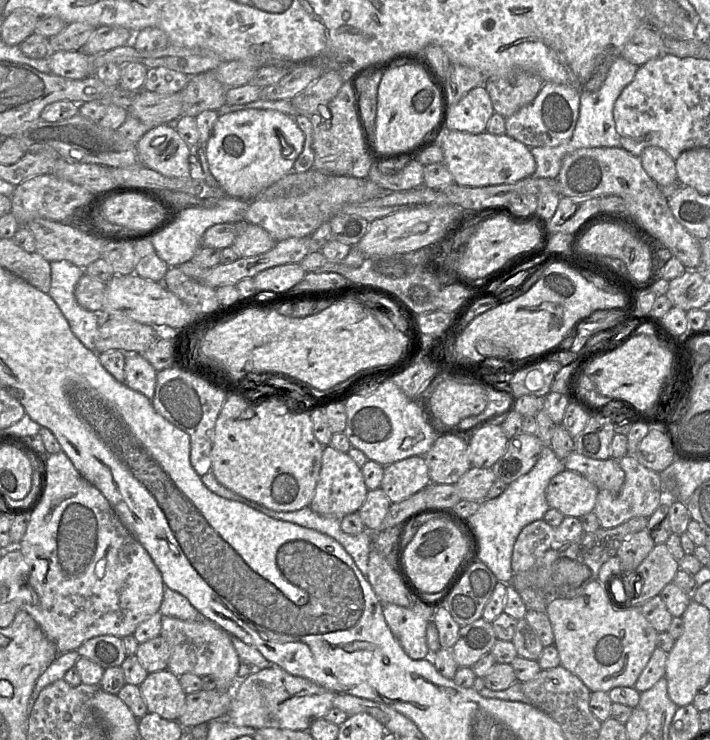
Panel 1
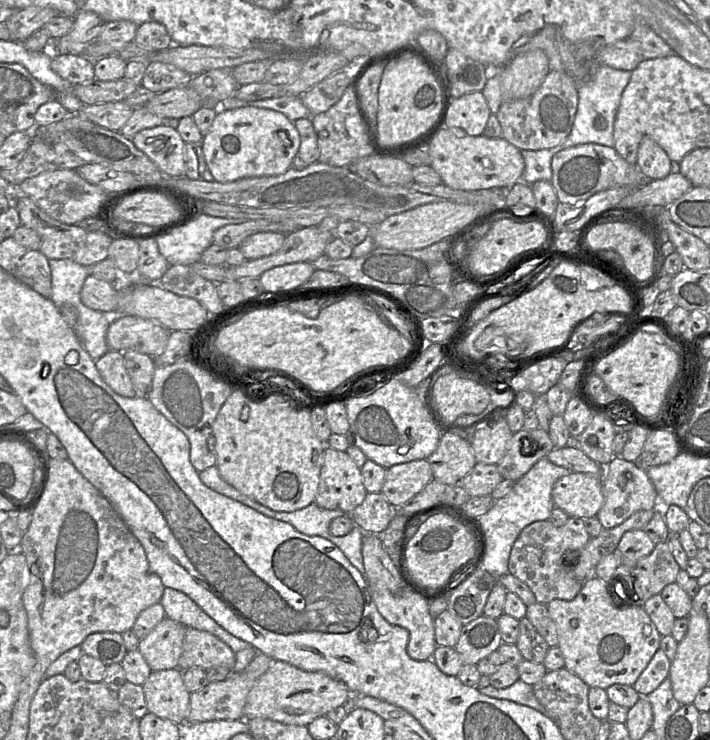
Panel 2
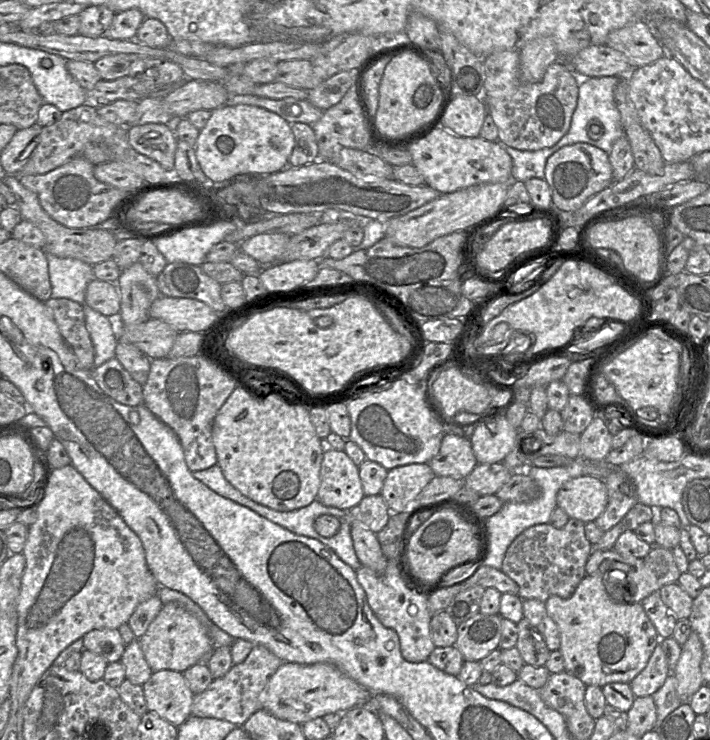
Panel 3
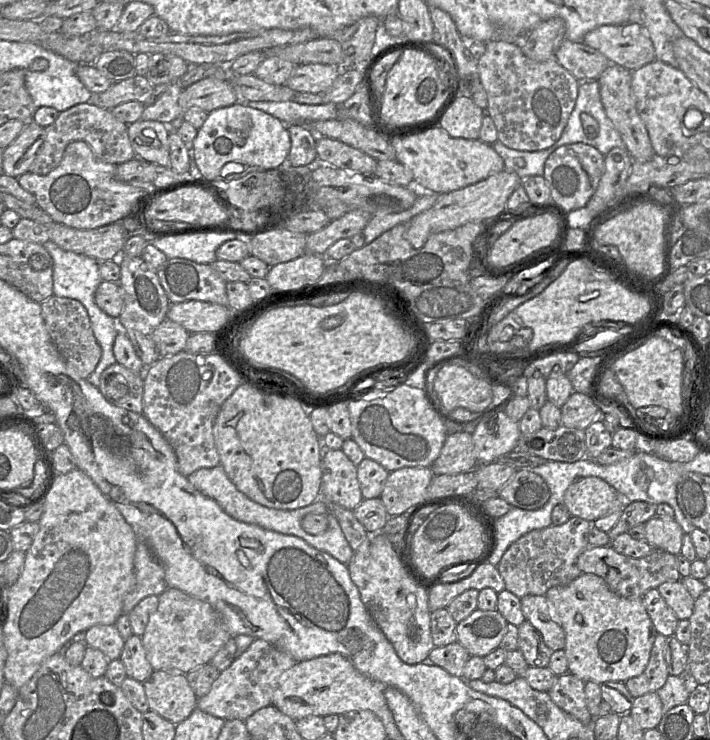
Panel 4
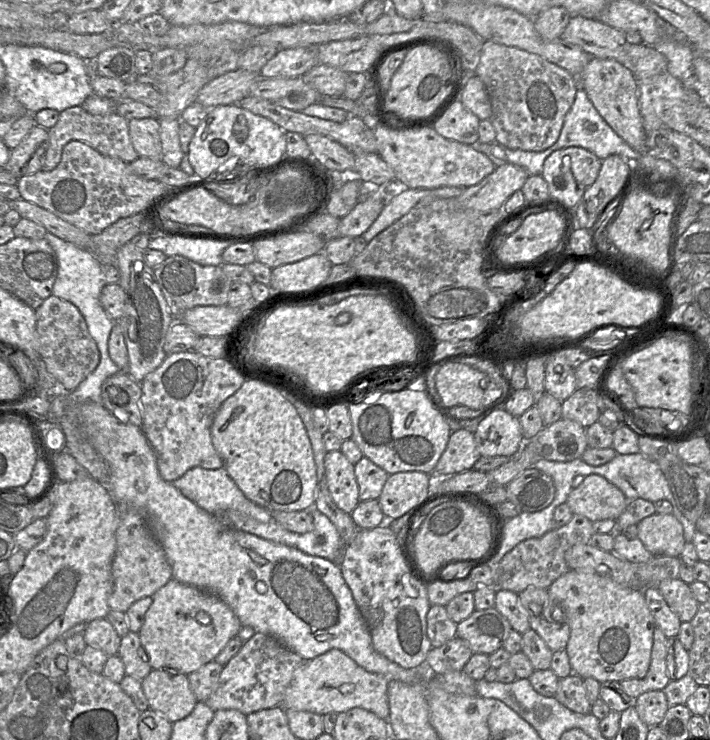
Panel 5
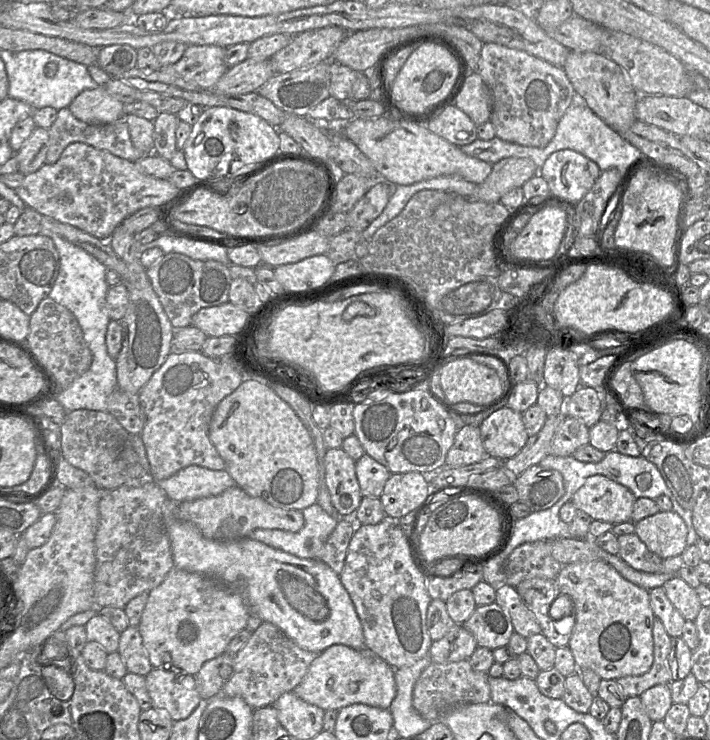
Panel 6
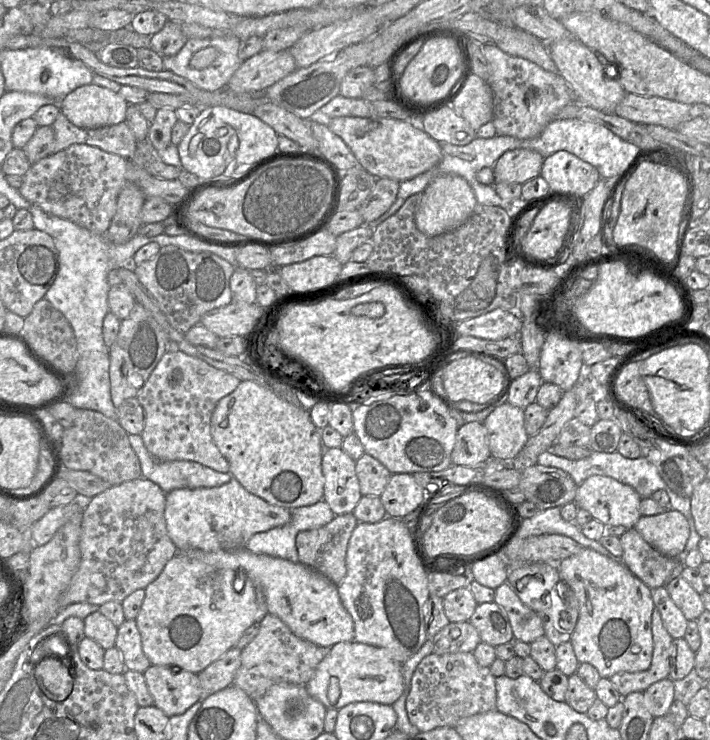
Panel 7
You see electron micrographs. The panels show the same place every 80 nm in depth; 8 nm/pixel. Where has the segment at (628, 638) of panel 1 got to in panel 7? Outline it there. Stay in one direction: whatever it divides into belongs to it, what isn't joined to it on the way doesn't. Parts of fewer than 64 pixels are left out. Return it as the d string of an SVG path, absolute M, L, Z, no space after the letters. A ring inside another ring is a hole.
M581 548L575 555L560 561L557 568L560 580L571 587L579 603L578 620L570 639L578 662L595 667L601 678L648 669L653 654L652 613L655 605L652 589L633 575L621 559L610 559L589 548Z

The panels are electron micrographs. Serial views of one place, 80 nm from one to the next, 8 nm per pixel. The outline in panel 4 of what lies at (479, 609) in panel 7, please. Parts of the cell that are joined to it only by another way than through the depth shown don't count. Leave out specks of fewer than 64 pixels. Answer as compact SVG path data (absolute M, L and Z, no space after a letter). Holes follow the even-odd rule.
M476 609L467 618L457 623L457 641L470 656L485 657L500 647L508 622L496 609Z

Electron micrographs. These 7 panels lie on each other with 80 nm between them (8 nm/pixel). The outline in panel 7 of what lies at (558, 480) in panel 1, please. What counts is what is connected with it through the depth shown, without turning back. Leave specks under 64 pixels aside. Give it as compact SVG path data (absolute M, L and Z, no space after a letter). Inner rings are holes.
M592 475L578 486L574 503L605 526L625 526L629 529L641 517L641 499L636 490L627 484L609 476Z

